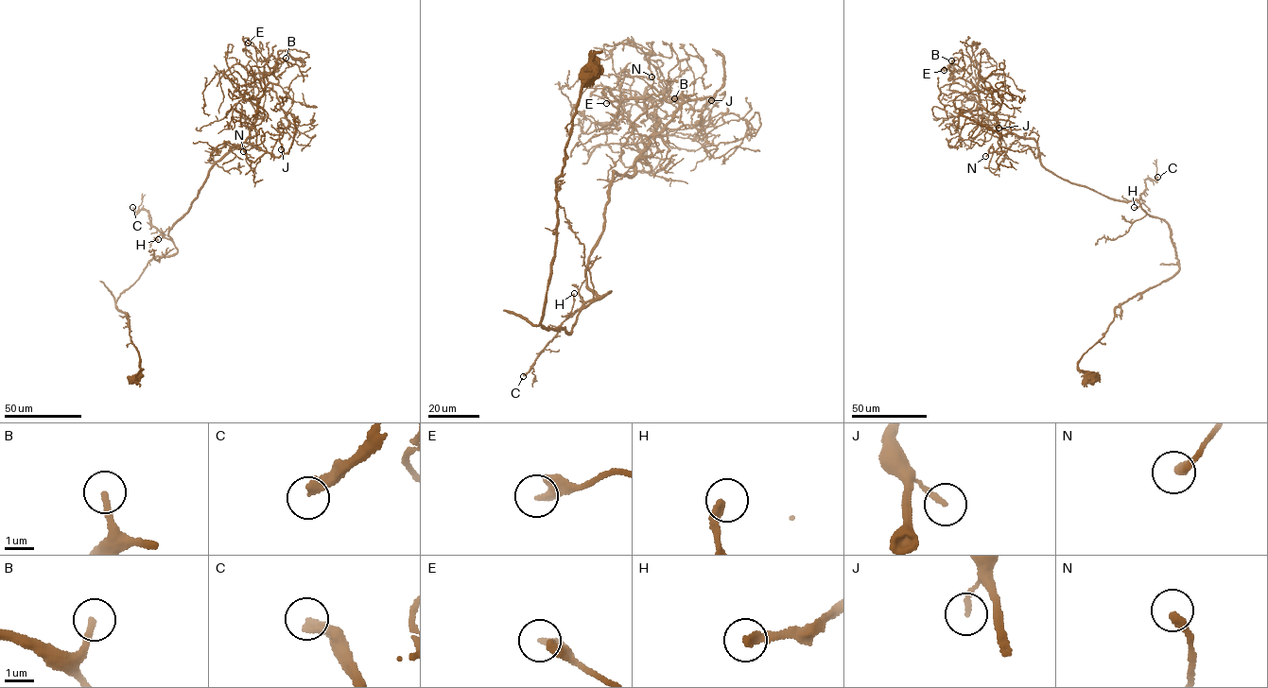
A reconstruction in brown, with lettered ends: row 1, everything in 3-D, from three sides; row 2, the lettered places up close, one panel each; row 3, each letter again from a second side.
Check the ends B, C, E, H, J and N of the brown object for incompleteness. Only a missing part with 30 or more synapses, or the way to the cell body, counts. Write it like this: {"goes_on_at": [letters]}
{"goes_on_at": ["B", "C", "H"]}

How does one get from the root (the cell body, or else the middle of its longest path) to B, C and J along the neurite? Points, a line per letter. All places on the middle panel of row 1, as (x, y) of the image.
B: (589, 71), (543, 328), (609, 294), (586, 266), (612, 174), (658, 122), (644, 91), (674, 98)
C: (589, 71), (556, 182), (540, 327), (570, 333), (578, 313), (610, 292), (567, 318), (523, 376)
J: (589, 71), (543, 328), (570, 333), (610, 292), (586, 266), (612, 172), (711, 100)

